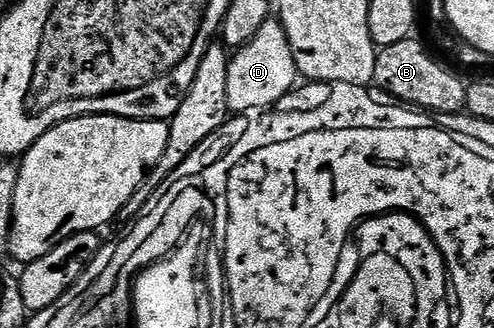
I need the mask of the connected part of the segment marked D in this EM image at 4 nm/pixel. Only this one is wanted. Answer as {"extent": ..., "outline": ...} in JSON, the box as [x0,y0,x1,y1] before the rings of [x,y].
{"extent":[227,20,298,112],"outline":[[[271,20],[263,24],[257,35],[229,59],[227,72],[229,109],[233,112],[261,112],[266,108],[273,108],[284,94],[298,85],[298,82],[295,56],[291,52],[291,44],[287,40],[285,29],[282,28],[280,21]]]}

